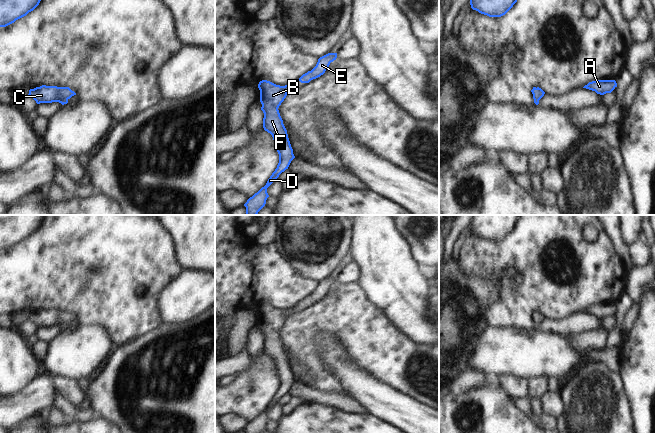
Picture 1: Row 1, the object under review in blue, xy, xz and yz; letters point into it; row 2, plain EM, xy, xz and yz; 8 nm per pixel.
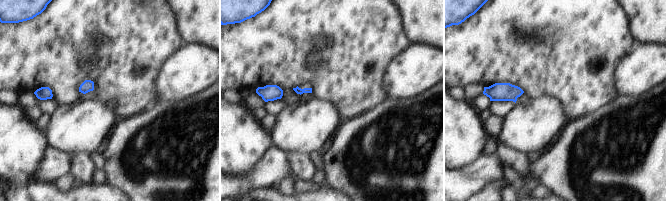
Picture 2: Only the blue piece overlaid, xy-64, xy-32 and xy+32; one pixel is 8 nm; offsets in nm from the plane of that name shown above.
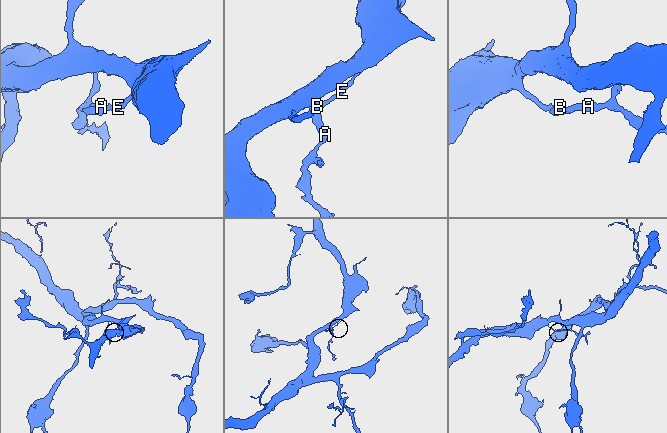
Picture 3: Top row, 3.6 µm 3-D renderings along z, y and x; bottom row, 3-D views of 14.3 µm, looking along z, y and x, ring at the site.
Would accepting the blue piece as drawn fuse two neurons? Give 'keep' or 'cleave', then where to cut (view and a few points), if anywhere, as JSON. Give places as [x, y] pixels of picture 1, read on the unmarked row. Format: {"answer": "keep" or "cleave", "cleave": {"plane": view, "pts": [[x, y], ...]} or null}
{"answer": "keep", "cleave": null}

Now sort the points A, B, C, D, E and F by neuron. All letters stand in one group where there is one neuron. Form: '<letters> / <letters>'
A B C D E F

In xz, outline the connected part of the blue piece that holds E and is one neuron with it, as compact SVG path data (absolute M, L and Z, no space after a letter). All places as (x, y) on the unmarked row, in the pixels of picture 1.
M328 277L318 283L316 290L307 297L303 298L299 305L301 307L309 307L311 304L316 303L323 299L325 295L328 293L331 286L336 284L337 277Z

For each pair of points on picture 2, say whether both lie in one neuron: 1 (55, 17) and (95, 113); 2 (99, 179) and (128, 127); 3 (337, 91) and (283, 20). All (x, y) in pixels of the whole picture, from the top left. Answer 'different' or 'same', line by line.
1: different
2: different
3: same

